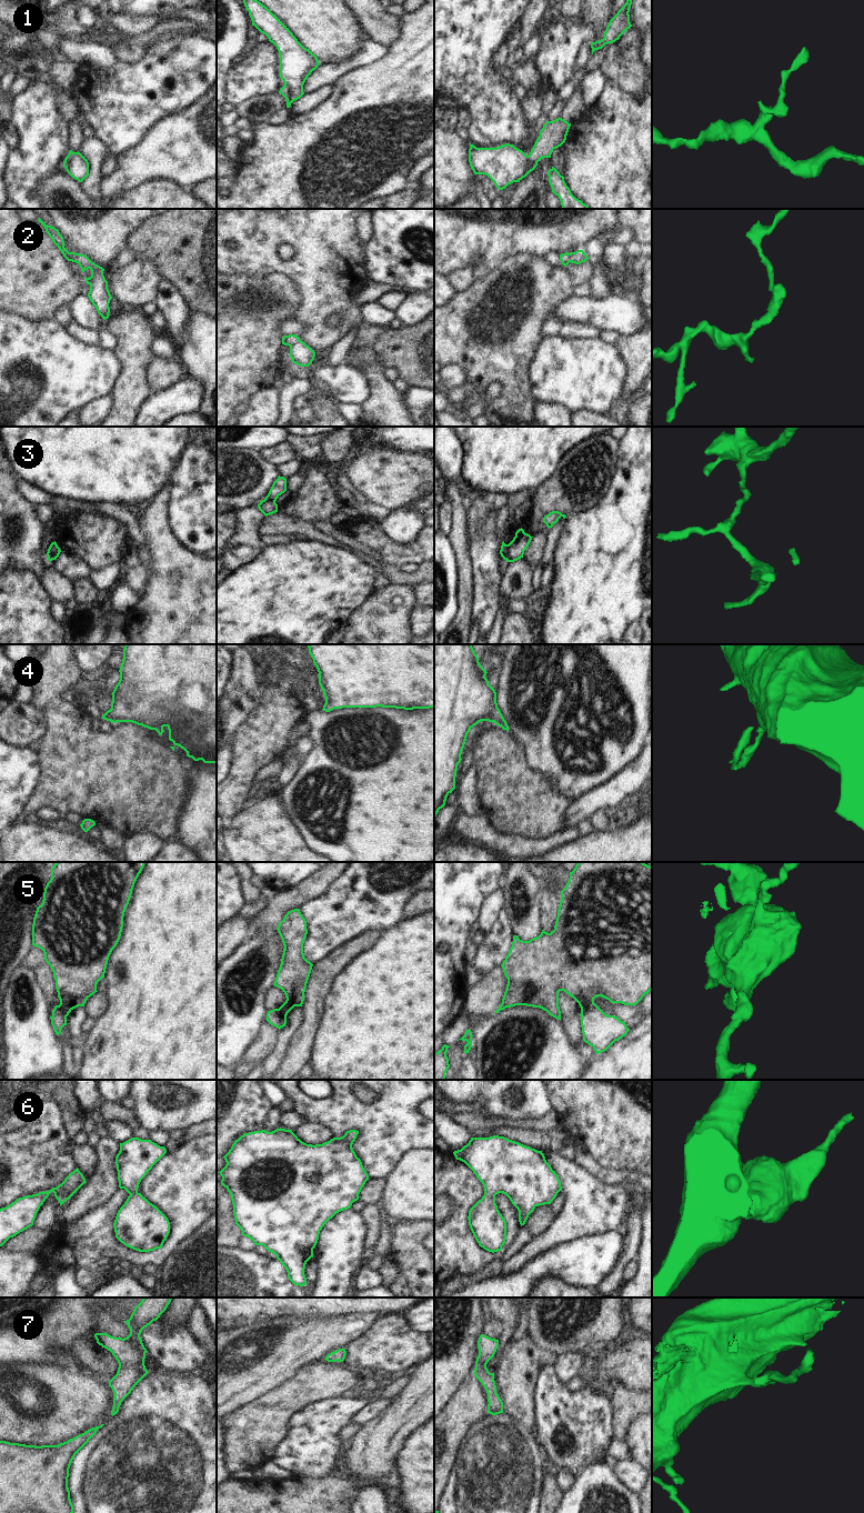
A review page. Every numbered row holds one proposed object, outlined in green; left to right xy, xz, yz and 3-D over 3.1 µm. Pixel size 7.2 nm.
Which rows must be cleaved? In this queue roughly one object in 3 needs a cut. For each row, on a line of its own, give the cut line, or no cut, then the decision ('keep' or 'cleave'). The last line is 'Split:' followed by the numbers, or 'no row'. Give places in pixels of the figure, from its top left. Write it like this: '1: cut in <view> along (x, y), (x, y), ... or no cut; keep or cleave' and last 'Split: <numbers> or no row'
1: cut in xz along (284, 84), (291, 89), (292, 101); cleave
2: no cut; keep
3: cut in yz along (509, 544), (505, 559); cleave
4: no cut; keep
5: cut in xz along (278, 1009), (285, 1022); cleave
6: no cut; keep
7: no cut; keep
Split: 1, 3, 5

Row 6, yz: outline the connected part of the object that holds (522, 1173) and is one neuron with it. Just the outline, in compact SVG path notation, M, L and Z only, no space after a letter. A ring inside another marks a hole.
M504 1136L471 1138L466 1145L453 1154L473 1171L484 1186L484 1195L470 1209L468 1220L476 1242L489 1252L501 1251L506 1240L506 1221L498 1210L496 1194L503 1193L510 1199L519 1211L522 1226L536 1206L551 1204L562 1191L559 1175L546 1162L542 1151Z

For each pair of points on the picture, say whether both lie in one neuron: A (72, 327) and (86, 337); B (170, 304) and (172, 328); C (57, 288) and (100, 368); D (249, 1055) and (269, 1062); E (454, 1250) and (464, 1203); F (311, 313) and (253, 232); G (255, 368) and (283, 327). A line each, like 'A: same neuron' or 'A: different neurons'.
A: same neuron
B: same neuron
C: different neurons
D: different neurons
E: same neuron
F: same neuron
G: different neurons

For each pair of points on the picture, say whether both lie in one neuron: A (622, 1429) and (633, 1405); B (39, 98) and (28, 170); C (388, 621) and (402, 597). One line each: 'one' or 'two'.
A: one
B: one
C: one

